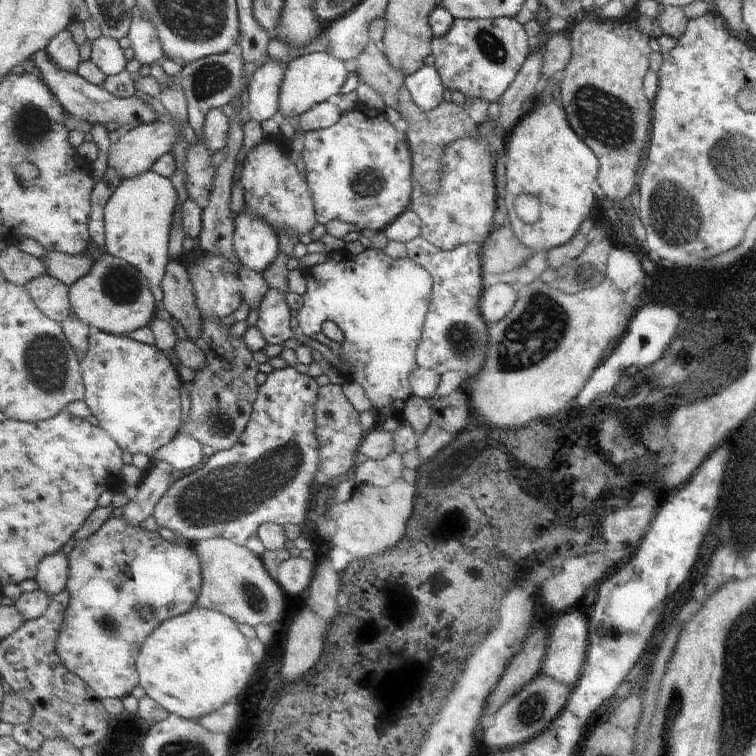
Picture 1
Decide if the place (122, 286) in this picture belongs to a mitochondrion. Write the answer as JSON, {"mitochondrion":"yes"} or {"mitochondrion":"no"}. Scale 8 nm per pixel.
{"mitochondrion":"yes"}

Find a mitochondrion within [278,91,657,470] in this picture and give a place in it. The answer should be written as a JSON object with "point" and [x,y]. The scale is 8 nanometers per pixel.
{"point":[532,336]}

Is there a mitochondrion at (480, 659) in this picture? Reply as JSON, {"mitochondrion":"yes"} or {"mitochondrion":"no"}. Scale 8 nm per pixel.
{"mitochondrion":"no"}

